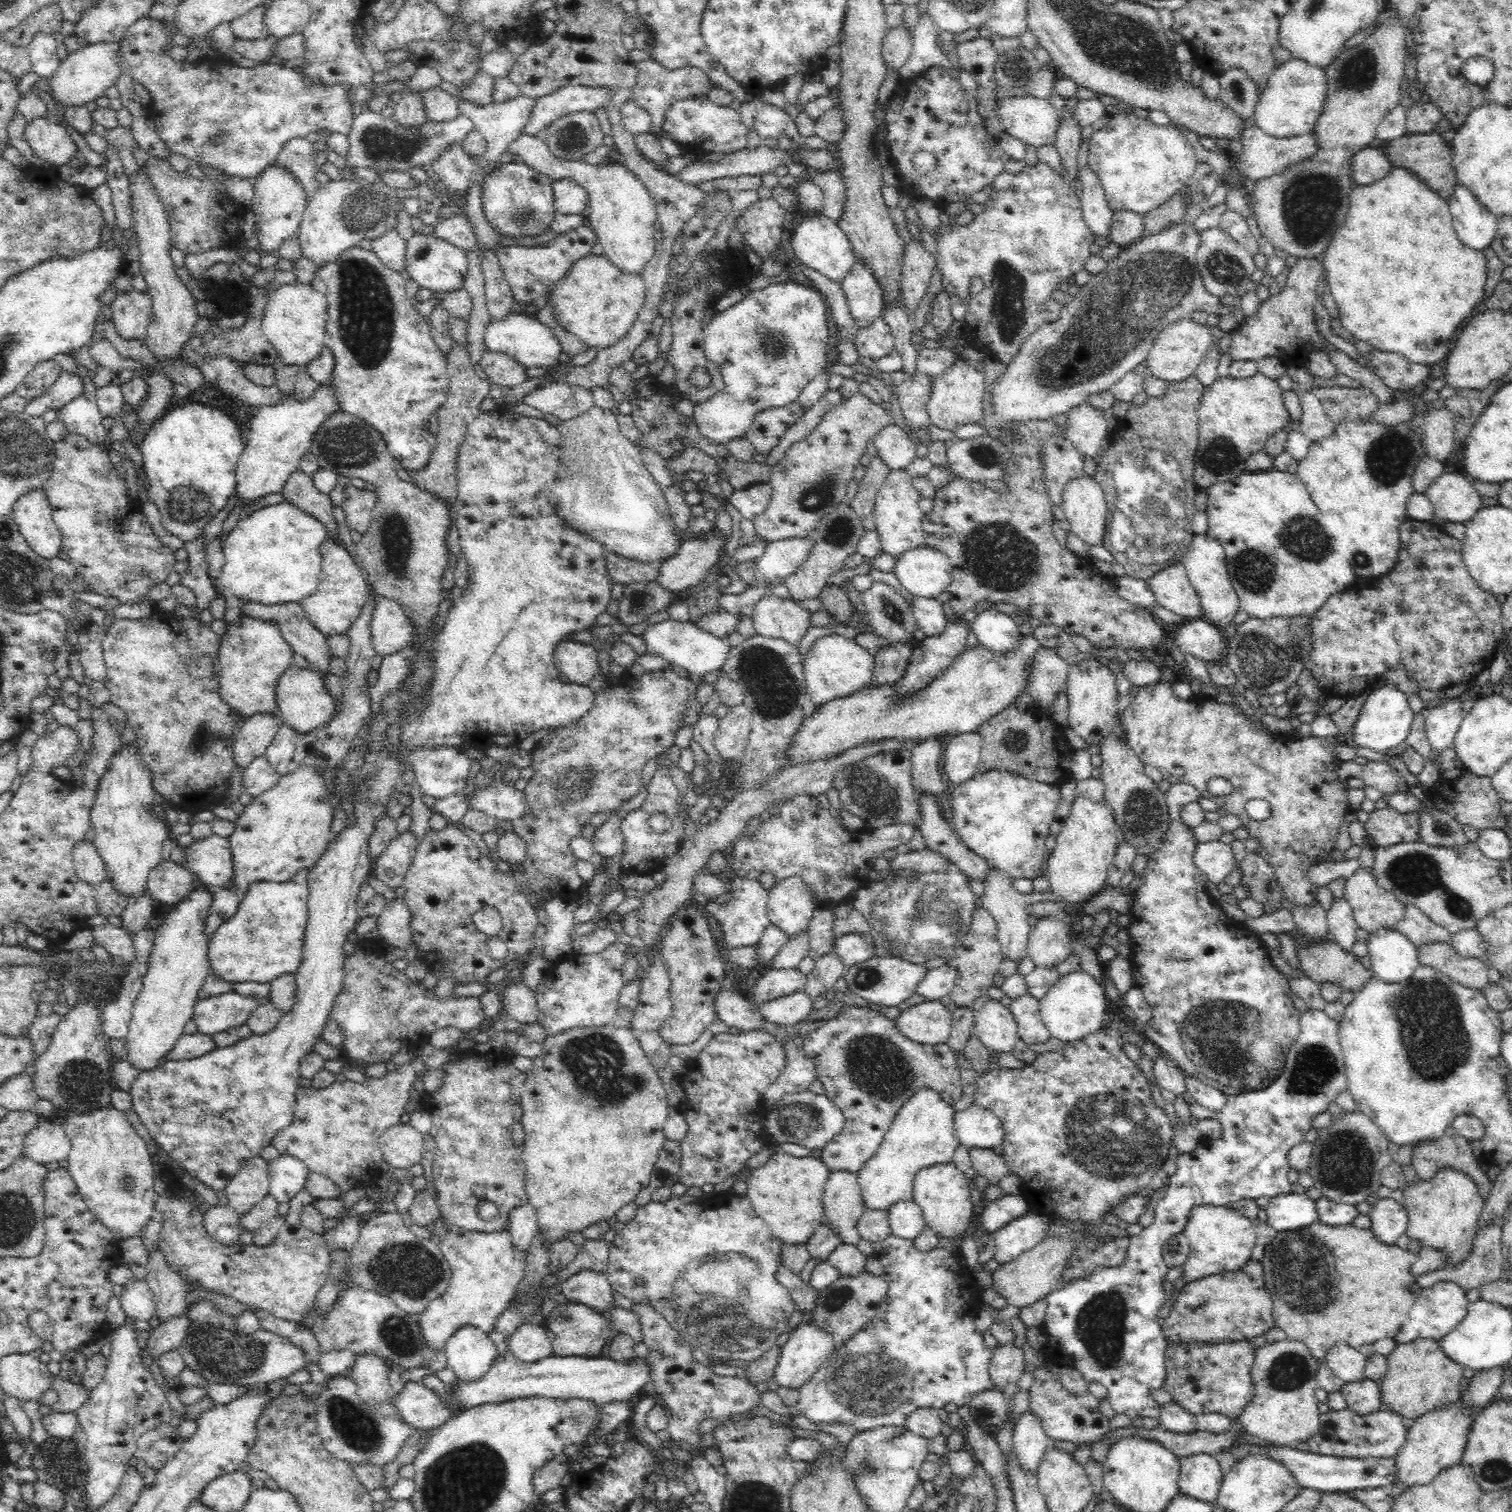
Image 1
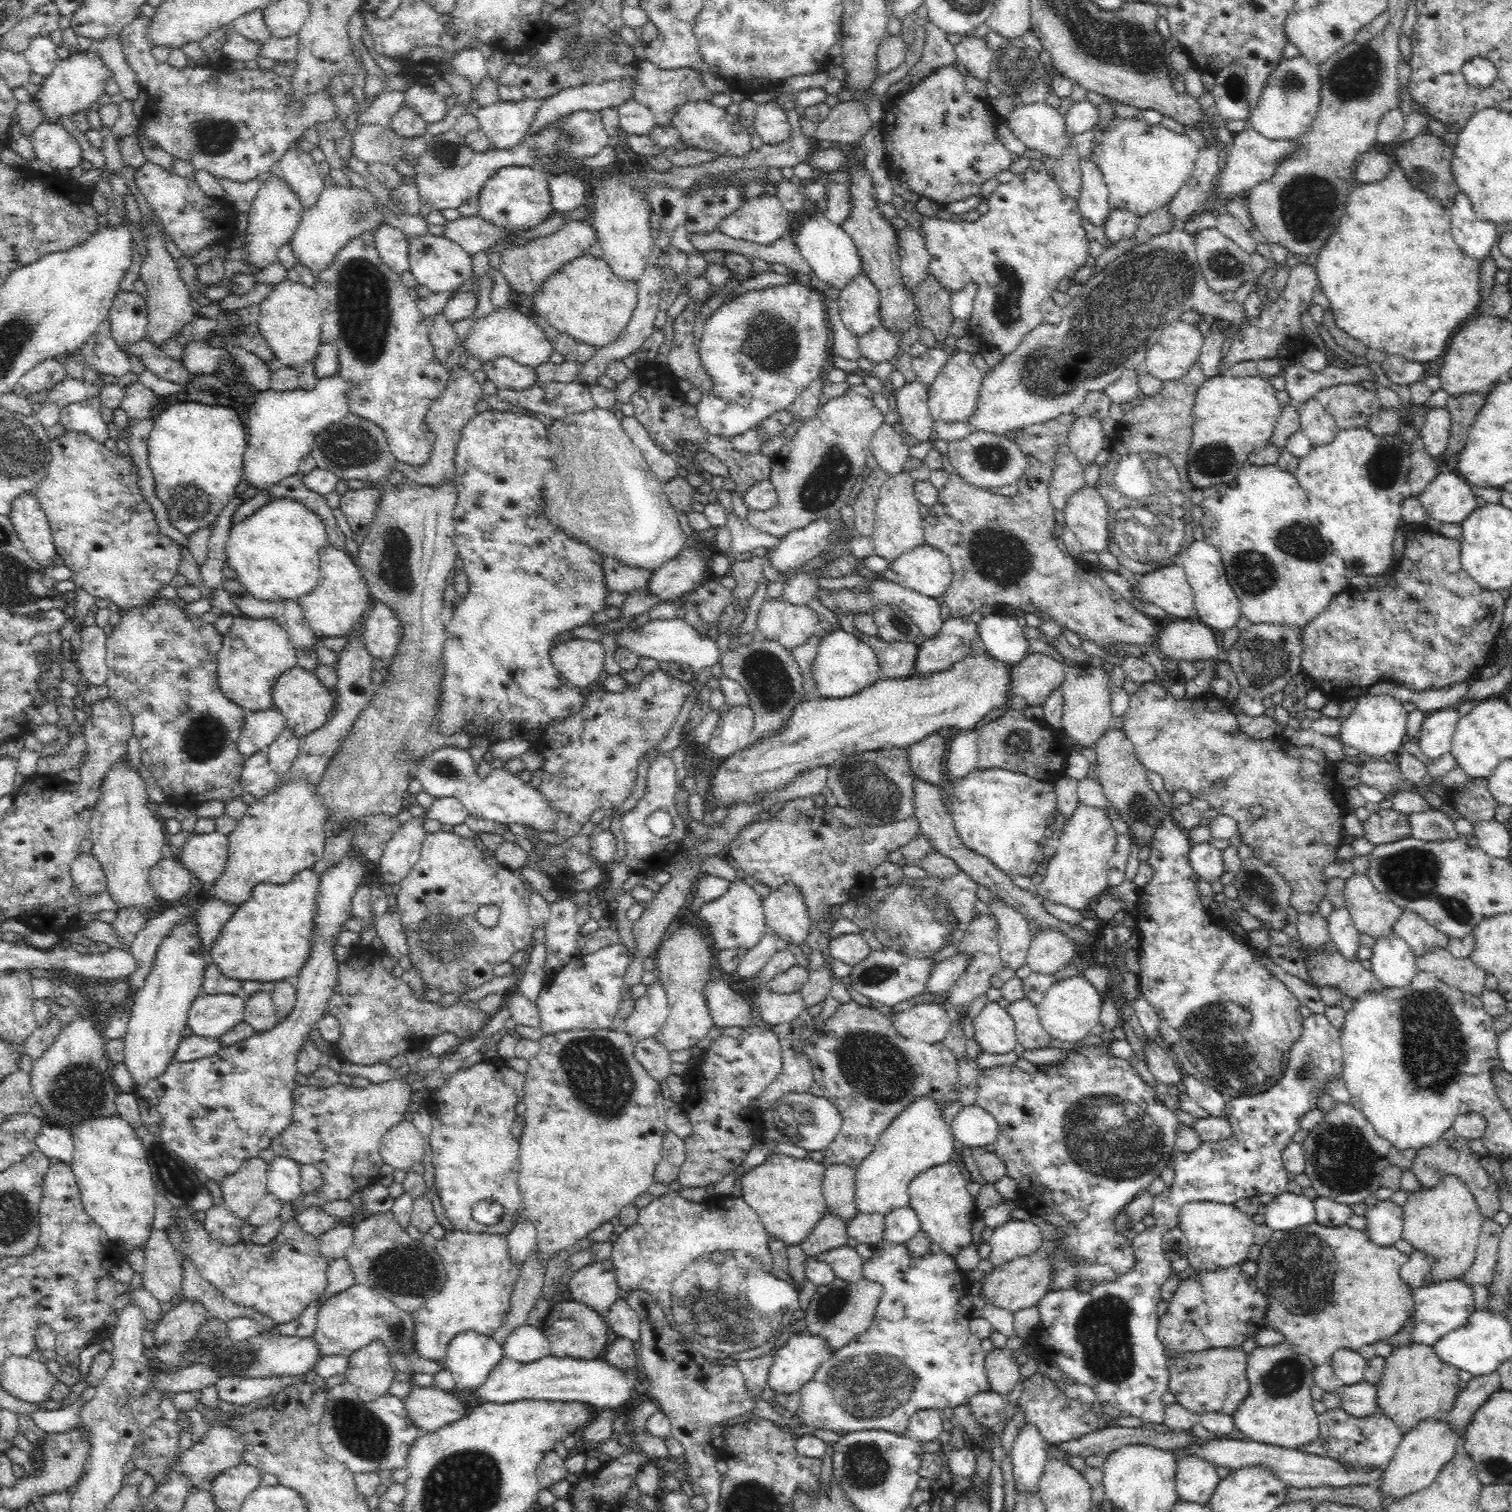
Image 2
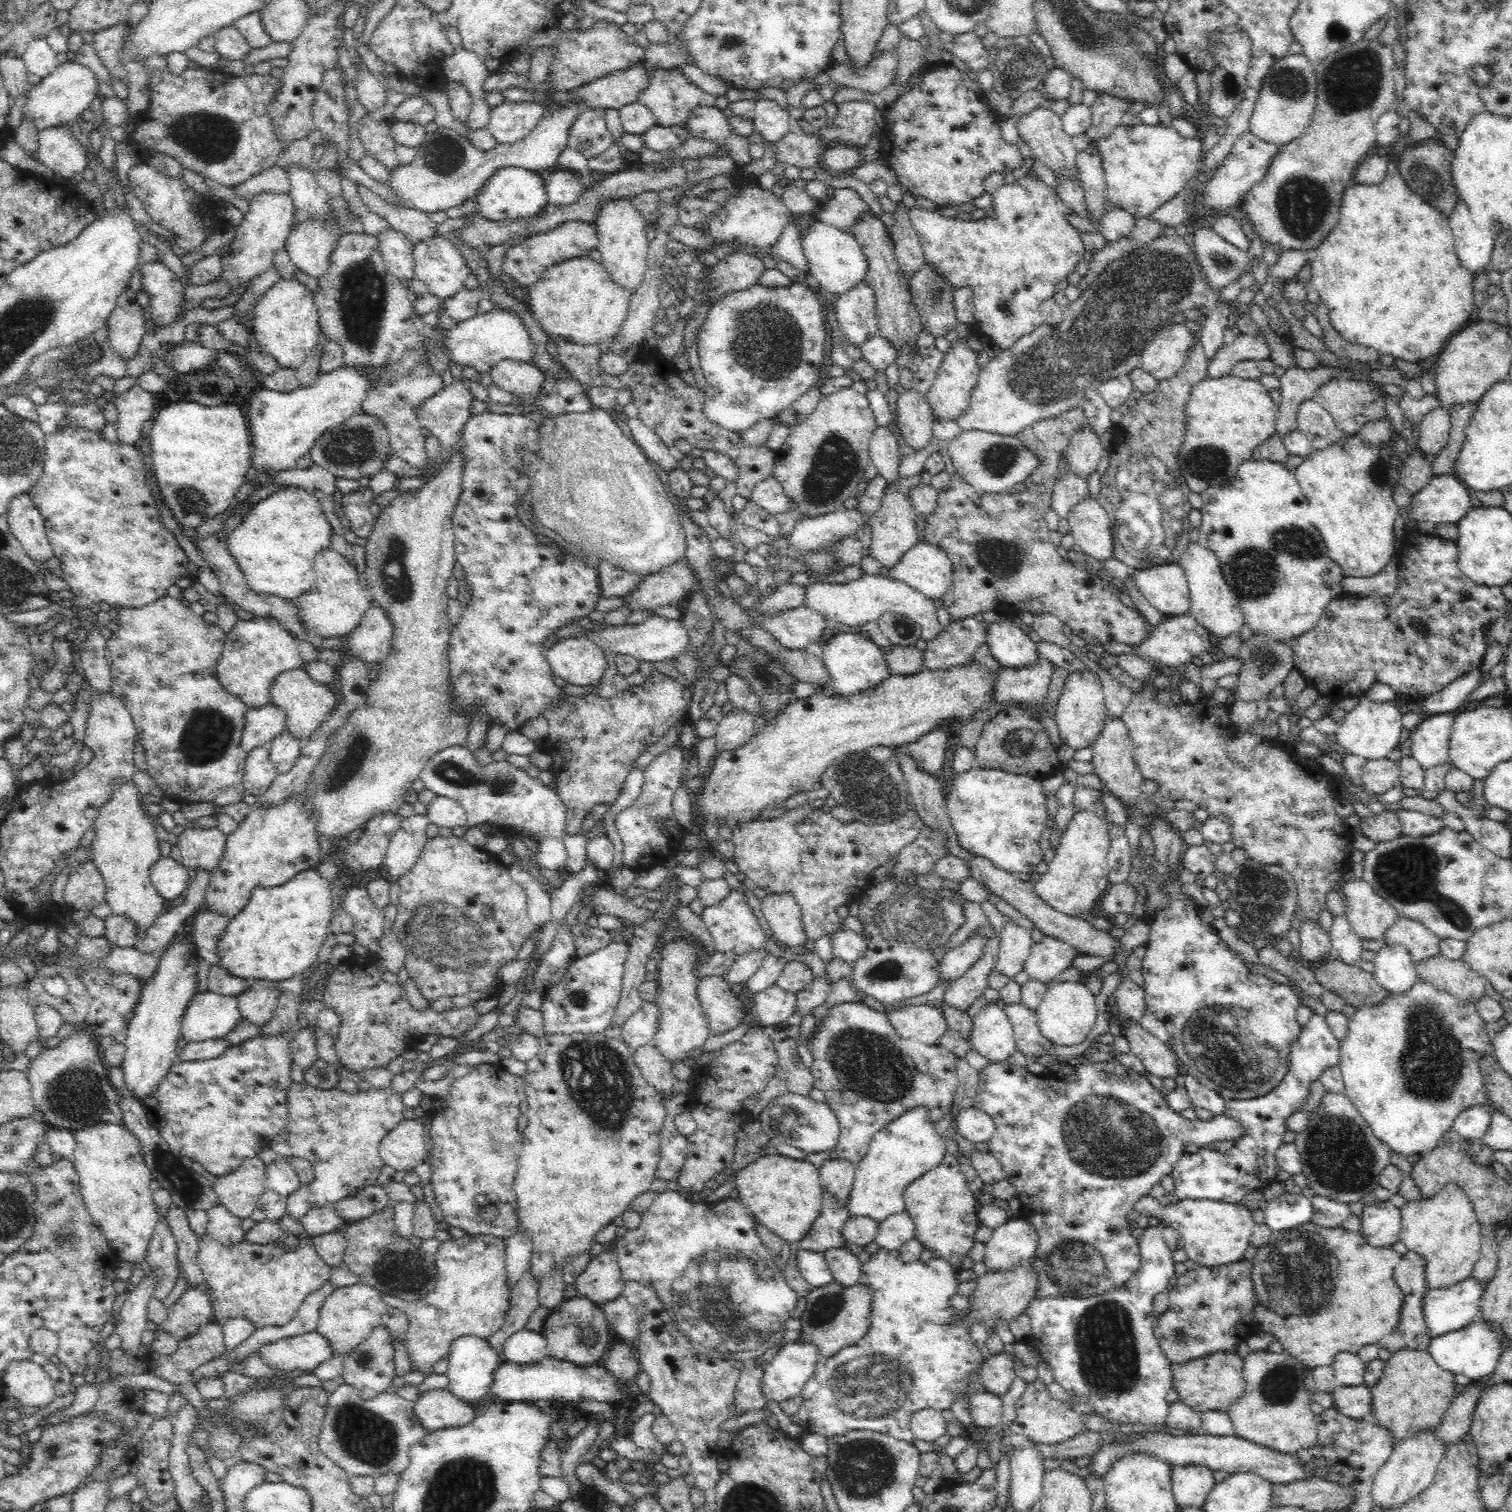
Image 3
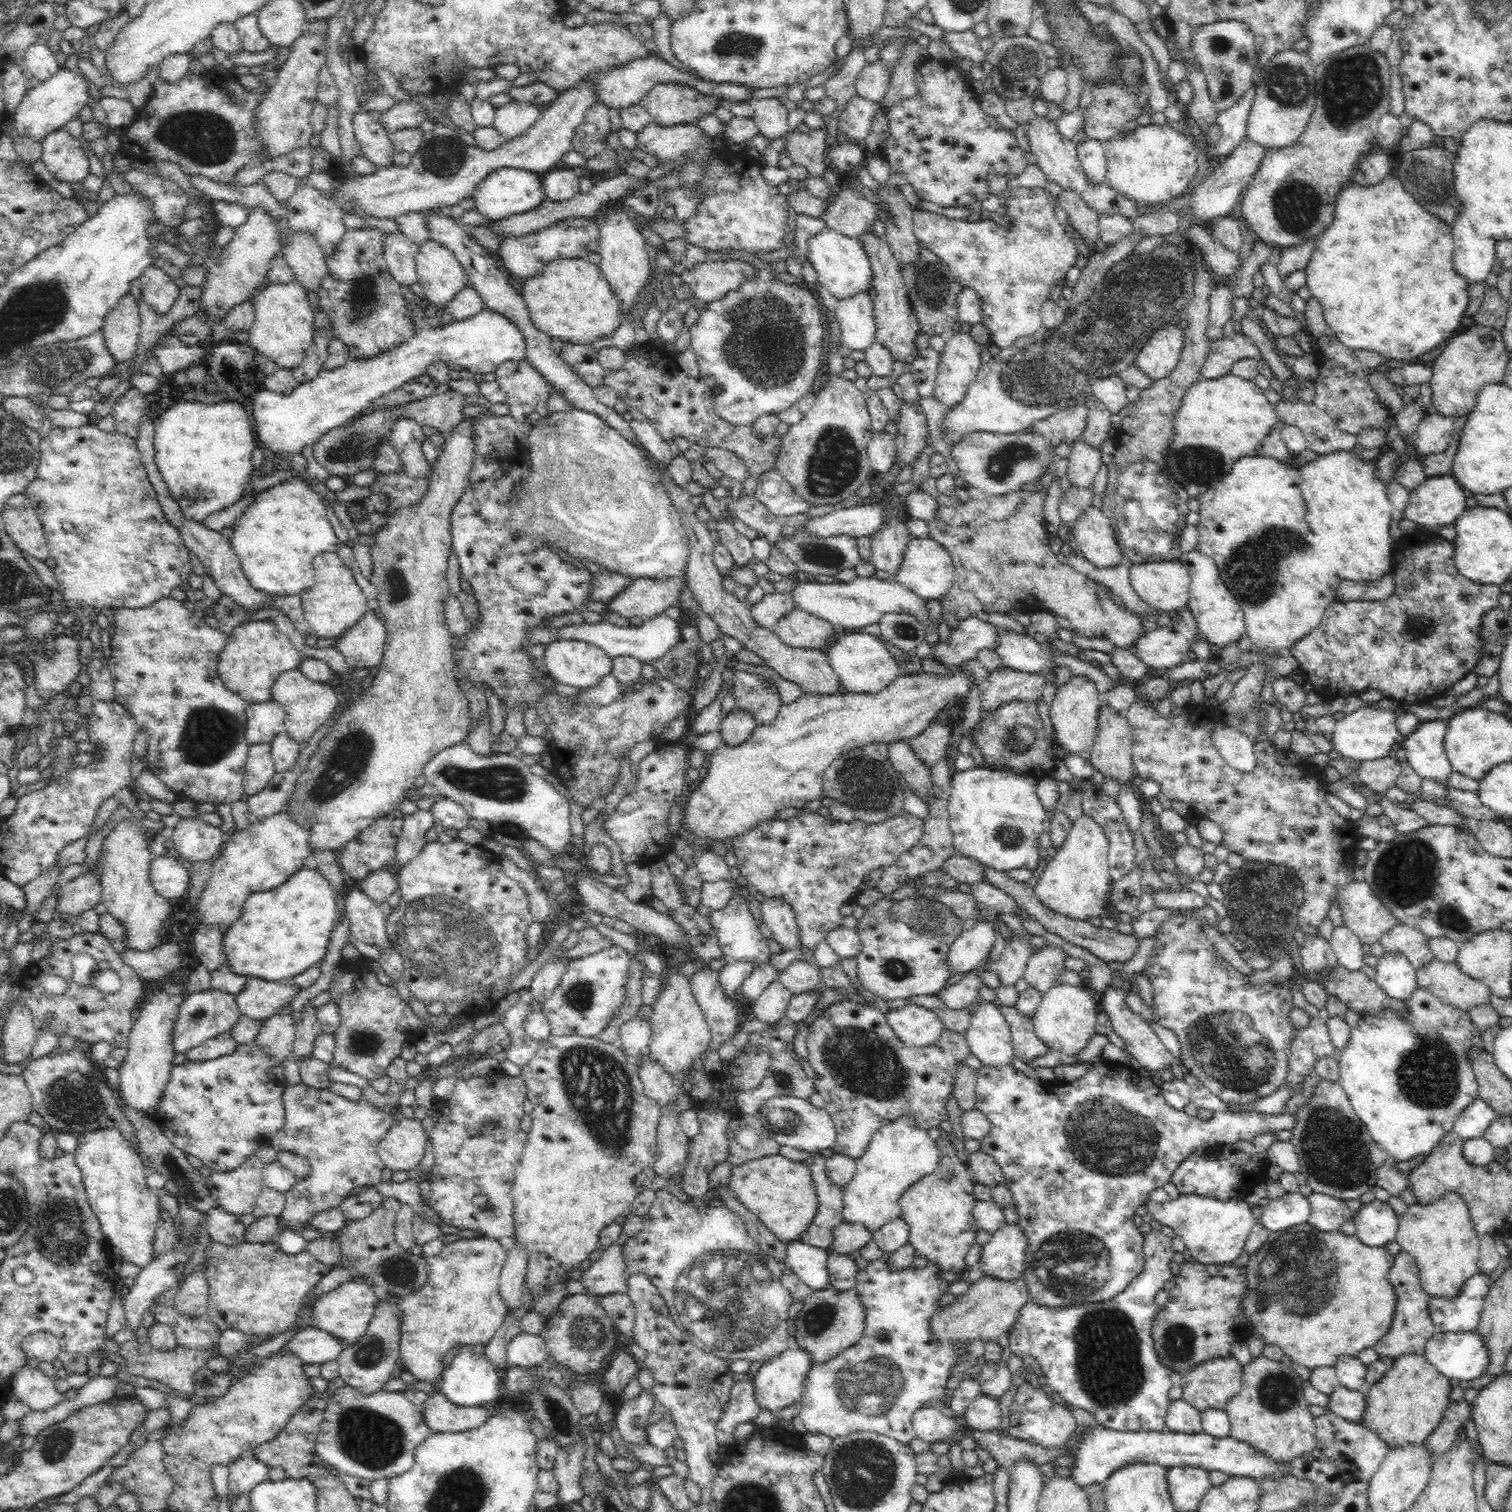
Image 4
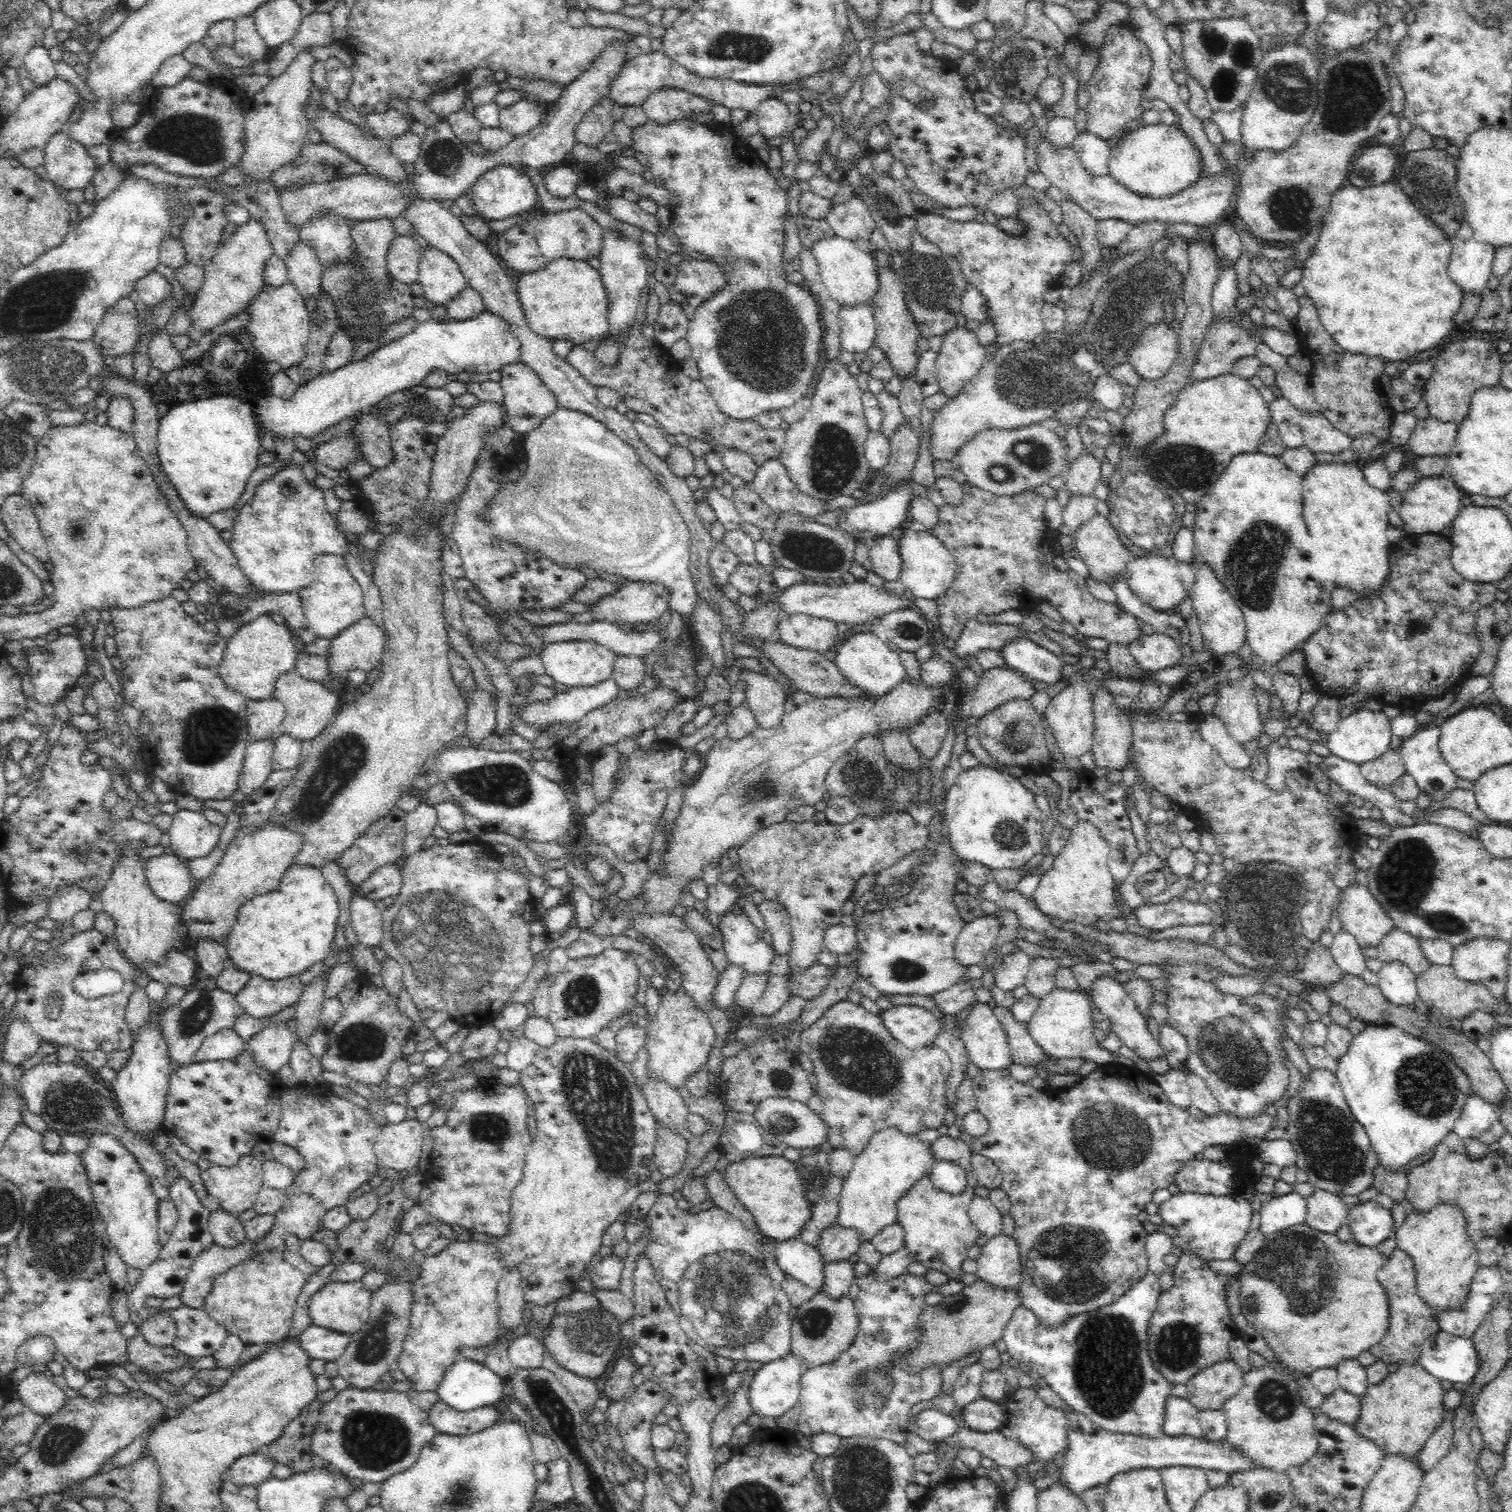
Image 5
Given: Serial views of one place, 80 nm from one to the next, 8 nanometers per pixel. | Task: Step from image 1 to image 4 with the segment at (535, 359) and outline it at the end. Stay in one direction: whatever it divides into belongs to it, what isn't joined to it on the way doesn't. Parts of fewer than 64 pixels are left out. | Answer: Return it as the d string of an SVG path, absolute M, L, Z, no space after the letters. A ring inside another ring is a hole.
M483 308L478 314L472 315L463 321L452 321L446 326L438 326L436 321L433 325L422 325L417 330L416 335L402 342L395 349L388 350L379 357L364 359L361 361L349 362L335 370L323 370L309 382L300 384L290 394L283 396L276 392L262 390L252 398L251 421L255 430L256 446L272 458L272 462L288 462L288 458L293 461L295 457L302 455L304 446L313 446L323 434L333 428L342 426L346 421L350 421L371 403L376 403L382 396L398 390L399 386L412 382L414 379L427 375L427 370L433 365L442 365L448 370L466 370L472 375L494 373L498 366L504 362L520 361L527 357L527 344L520 331L516 329L515 323L507 319L504 315Z

